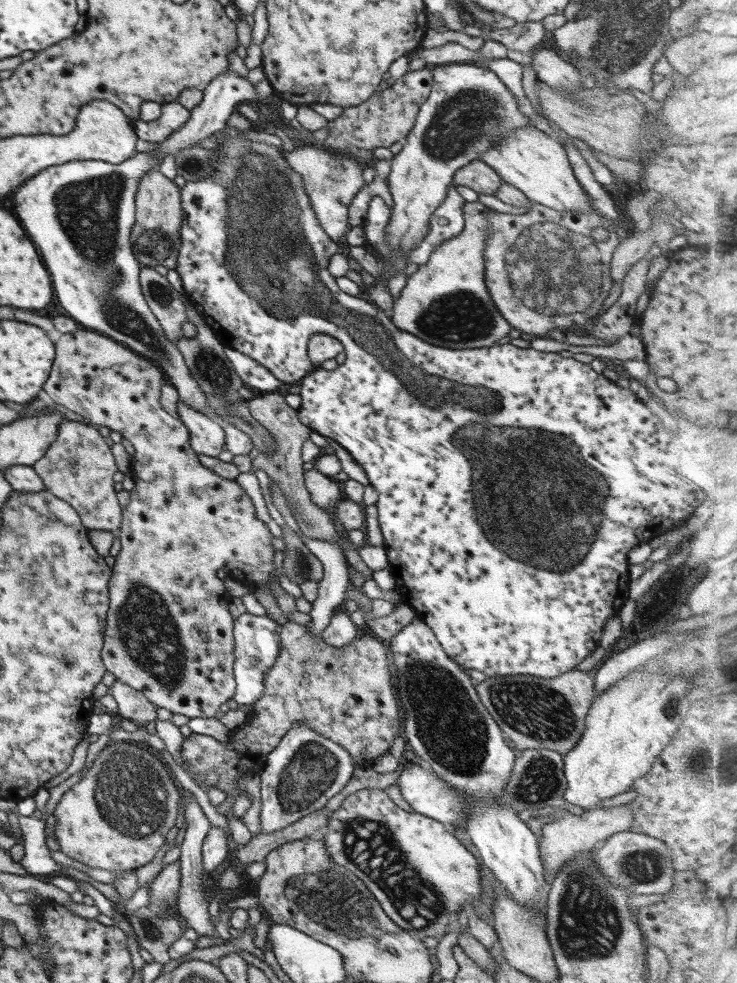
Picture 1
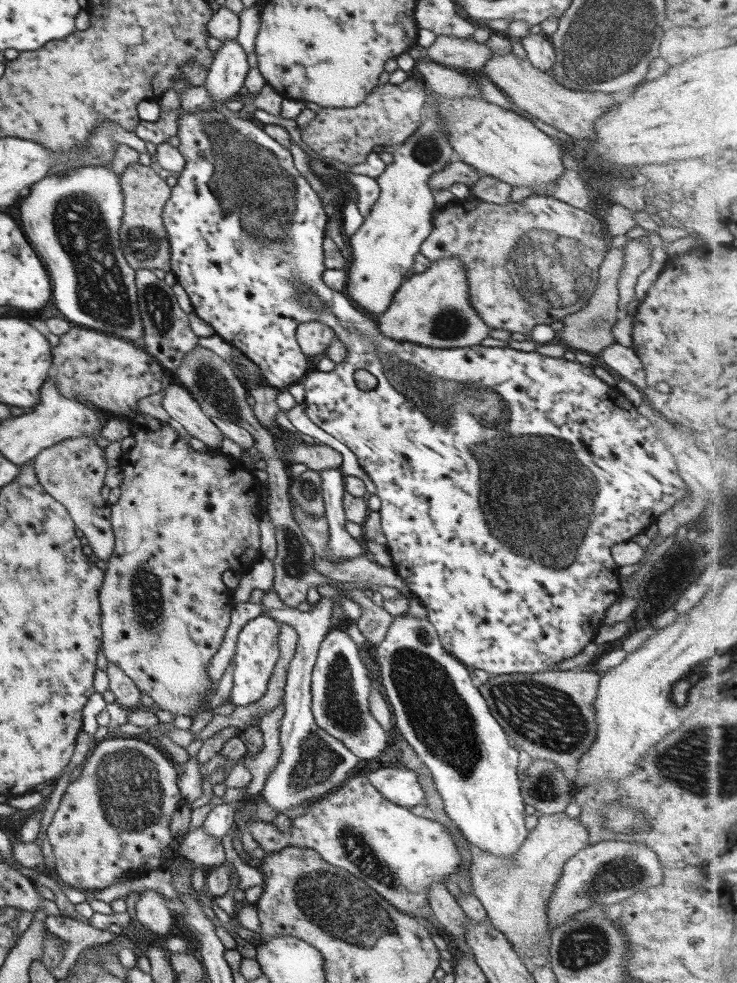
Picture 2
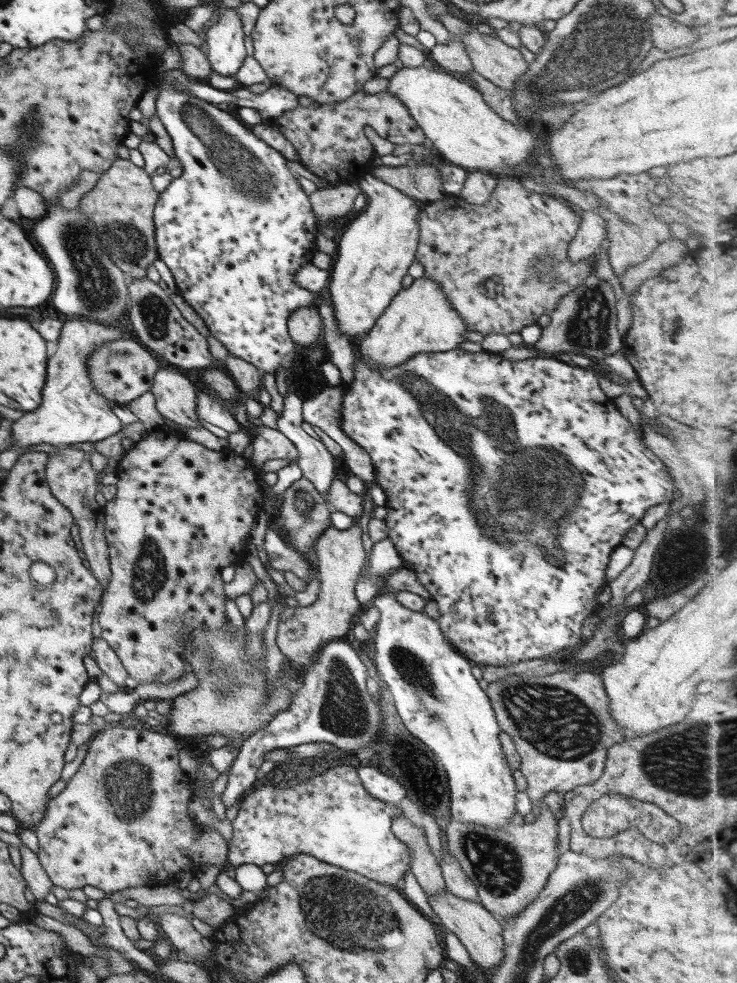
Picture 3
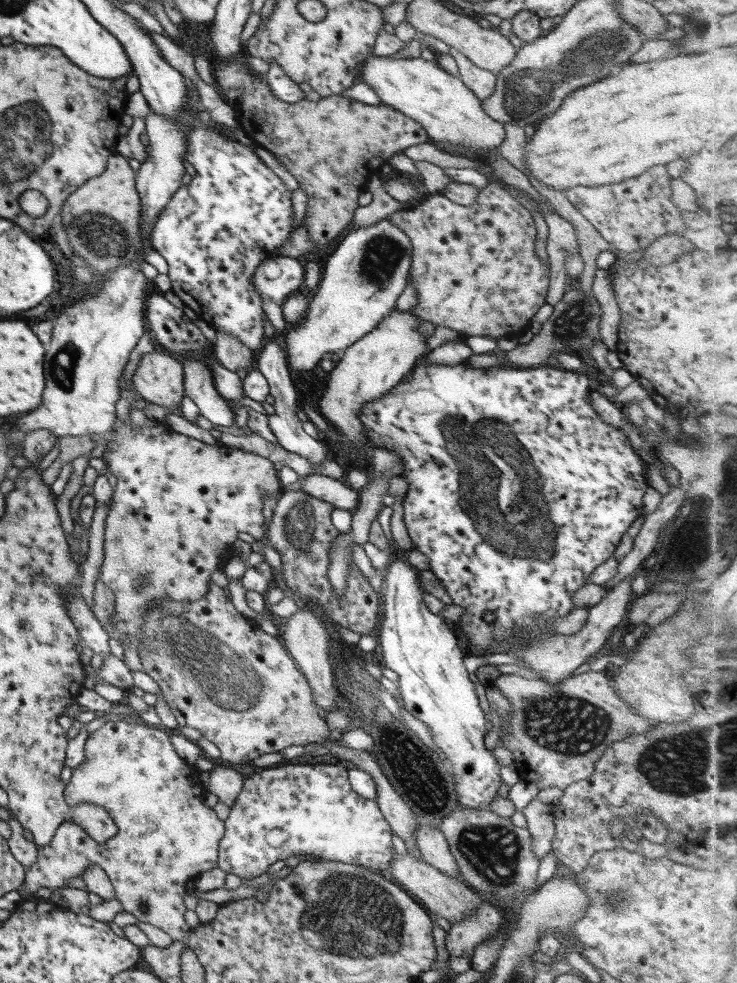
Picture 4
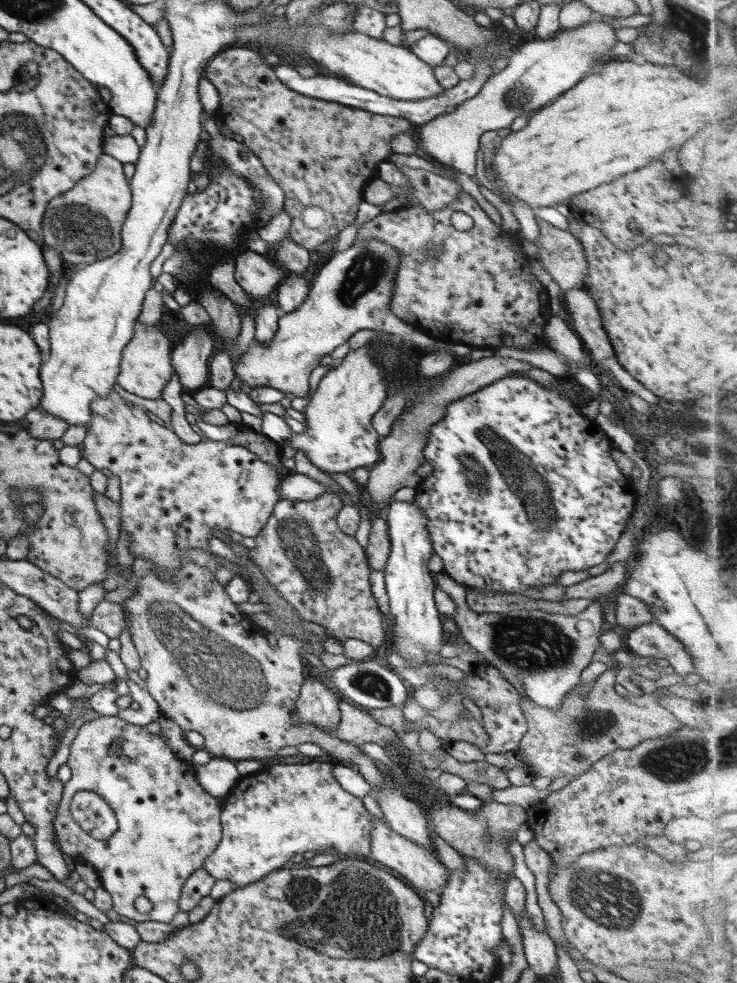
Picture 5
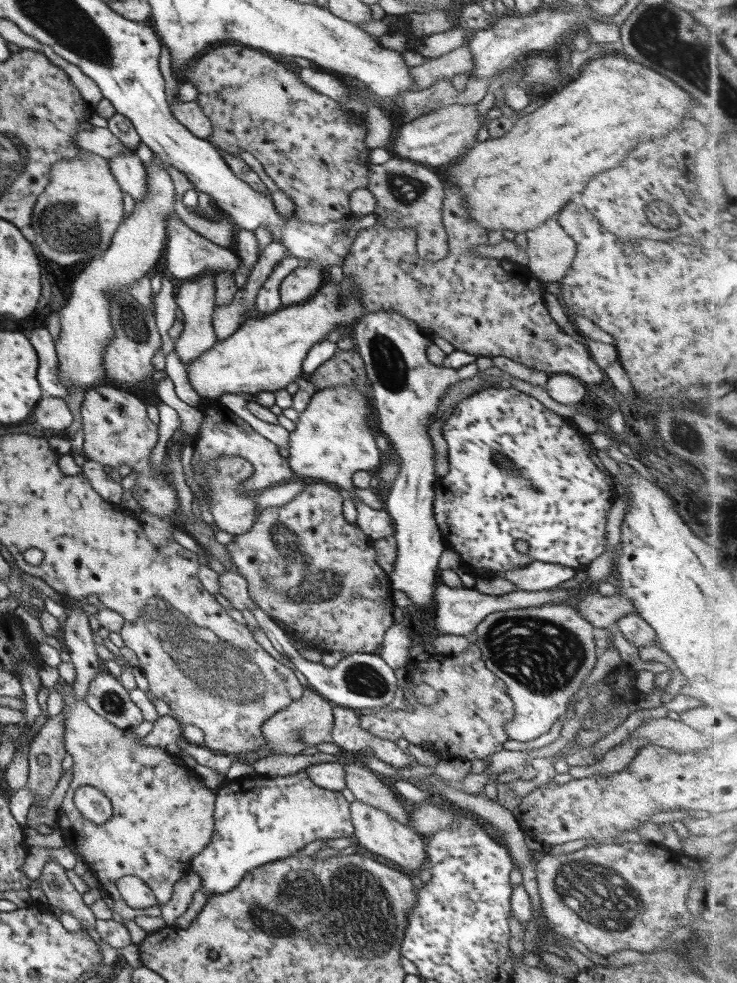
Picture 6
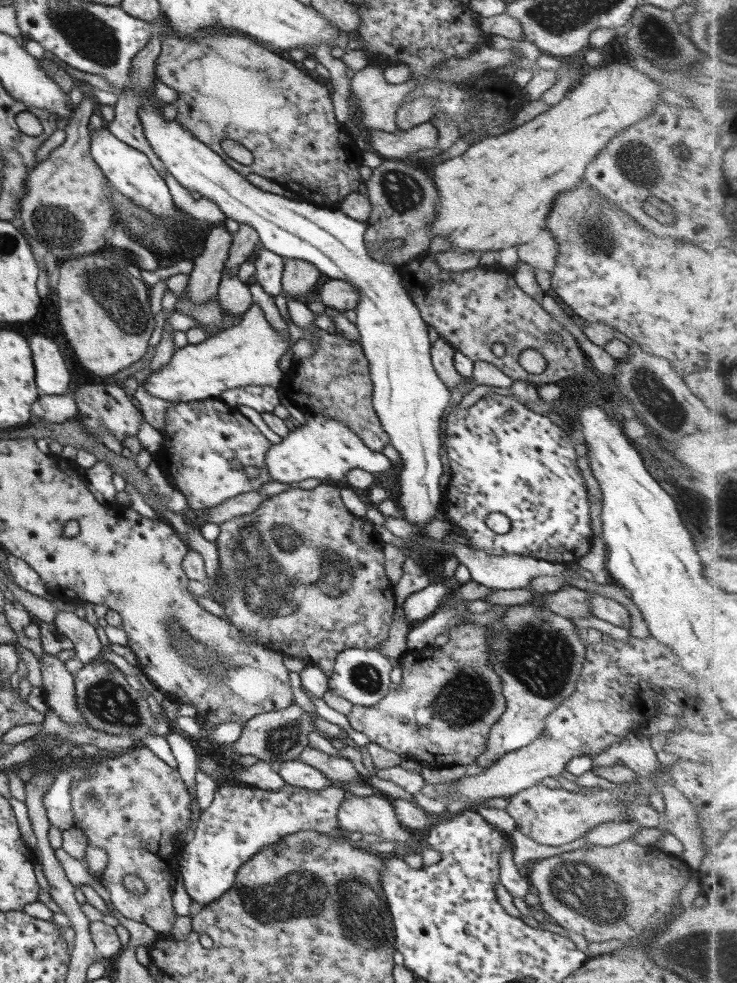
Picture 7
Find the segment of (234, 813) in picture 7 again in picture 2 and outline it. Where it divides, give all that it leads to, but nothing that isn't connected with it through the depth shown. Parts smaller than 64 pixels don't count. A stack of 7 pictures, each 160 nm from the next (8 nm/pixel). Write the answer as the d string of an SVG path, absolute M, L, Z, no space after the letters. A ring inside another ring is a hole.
M354 773L339 788L335 788L330 794L311 801L307 804L308 813L291 819L293 825L291 831L284 834L273 826L270 820L253 820L247 822L248 830L260 847L266 852L277 853L287 846L295 846L303 849L312 849L332 866L338 869L348 870L350 874L362 878L370 888L374 888L378 894L390 900L392 906L398 910L416 916L426 922L431 912L428 893L430 886L436 882L446 882L448 878L455 879L455 874L462 864L462 858L452 841L452 835L438 821L426 819L414 815L410 809L398 806L390 802L384 795L366 778L364 774Z

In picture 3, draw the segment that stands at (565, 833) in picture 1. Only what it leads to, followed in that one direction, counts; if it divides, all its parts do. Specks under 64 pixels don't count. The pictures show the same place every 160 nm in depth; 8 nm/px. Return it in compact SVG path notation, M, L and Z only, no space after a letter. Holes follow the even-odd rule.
M543 798L535 802L539 817L532 823L523 825L507 824L504 828L486 828L471 822L452 820L446 828L449 853L460 863L462 870L477 888L478 901L502 922L520 914L531 902L536 900L540 891L546 886L548 877L556 868L558 854L558 819L548 808Z

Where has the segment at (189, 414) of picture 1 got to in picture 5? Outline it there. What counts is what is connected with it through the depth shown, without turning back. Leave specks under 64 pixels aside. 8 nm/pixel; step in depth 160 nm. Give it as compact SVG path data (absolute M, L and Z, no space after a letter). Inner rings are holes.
M137 318L133 339L123 351L123 361L117 375L117 383L124 390L136 394L136 396L150 400L162 399L162 390L170 382L173 372L175 372L175 368L171 361L170 341L154 326L143 324Z

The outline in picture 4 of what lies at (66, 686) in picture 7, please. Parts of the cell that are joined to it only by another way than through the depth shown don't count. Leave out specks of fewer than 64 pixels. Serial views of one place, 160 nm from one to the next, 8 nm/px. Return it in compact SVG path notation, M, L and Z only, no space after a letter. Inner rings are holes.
M109 720L102 727L97 729L90 735L85 742L84 747L84 761L72 771L72 776L70 782L65 786L64 794L65 801L67 804L79 804L79 802L91 802L92 804L97 804L106 809L106 812L112 817L114 824L118 827L118 832L109 838L106 842L99 843L96 842L79 824L74 821L66 820L62 821L49 845L38 848L39 853L37 856L37 861L31 866L26 868L25 883L22 887L26 887L28 892L36 894L38 888L46 886L51 890L59 890L65 887L65 884L74 878L74 876L83 876L85 870L95 864L100 868L104 869L104 872L109 876L111 883L114 885L114 890L116 891L116 899L118 899L124 911L133 914L138 921L151 924L161 928L164 932L168 933L174 941L185 940L187 935L191 933L190 926L184 920L184 912L186 912L186 905L184 905L183 896L186 892L186 882L196 878L201 872L206 872L207 870L212 870L216 868L218 864L219 857L219 844L222 837L225 835L225 822L218 818L218 815L214 812L214 809L206 807L204 805L205 795L207 791L204 790L203 782L200 777L200 770L192 766L188 766L185 760L178 756L175 751L174 745L172 744L169 734L166 729L159 726L149 726L141 724L132 724L131 722L126 722L122 720L114 721ZM139 904L145 904L145 913L141 911L141 906Z

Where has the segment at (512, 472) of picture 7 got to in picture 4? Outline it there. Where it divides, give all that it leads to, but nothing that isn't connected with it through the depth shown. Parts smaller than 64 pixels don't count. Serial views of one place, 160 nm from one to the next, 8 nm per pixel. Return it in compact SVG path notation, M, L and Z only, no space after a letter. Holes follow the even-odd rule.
M426 361L418 364L416 368L408 374L404 380L400 381L389 393L383 394L381 399L376 399L370 402L367 402L367 405L364 405L361 408L361 411L357 414L357 418L360 418L363 426L363 434L365 438L369 439L369 444L372 447L379 447L384 449L390 449L390 452L396 452L400 458L402 458L404 463L404 472L403 475L406 483L408 483L408 490L406 490L406 496L404 496L404 524L406 525L406 530L408 531L408 536L412 541L412 545L415 550L424 554L424 556L430 559L430 571L432 571L437 577L438 580L442 583L442 586L447 590L448 596L452 599L452 605L458 605L462 608L465 608L462 618L453 625L453 628L458 635L457 631L470 640L470 644L476 648L476 650L482 650L485 654L490 654L491 652L499 651L499 648L504 648L510 646L512 643L516 644L519 638L523 638L524 627L538 627L547 625L548 620L552 618L560 618L566 616L568 612L574 610L574 602L572 597L576 590L580 590L582 586L589 583L589 578L591 572L594 571L598 566L601 566L606 560L609 560L613 555L614 551L617 548L617 545L620 542L622 536L627 532L632 523L641 516L641 511L643 508L642 499L648 491L650 484L646 481L646 473L648 472L648 464L642 461L640 455L630 445L627 435L622 432L622 429L612 427L608 423L604 423L604 420L594 411L592 405L590 405L590 378L585 374L577 373L576 371L569 371L566 369L559 369L552 367L550 365L542 365L536 367L530 367L529 369L522 369L520 367L488 367L485 368L471 368L468 365L465 365L464 362L458 363L455 365L443 365L436 363L427 363ZM492 420L494 420L494 436L496 436L496 444L498 444L498 456L496 456L496 450L494 450L494 436L486 436L486 430L492 432ZM486 610L491 610L494 612L496 619L493 623L487 623L483 620L483 614Z

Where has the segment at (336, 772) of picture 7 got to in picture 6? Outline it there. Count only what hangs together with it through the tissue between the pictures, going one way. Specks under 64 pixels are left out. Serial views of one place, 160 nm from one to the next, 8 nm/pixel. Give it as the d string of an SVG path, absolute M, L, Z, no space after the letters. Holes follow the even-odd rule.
M343 764L348 790L356 797L356 800L365 802L370 806L376 806L386 811L396 822L408 825L409 808L405 808L400 802L399 796L382 783L368 768L362 769L356 764Z

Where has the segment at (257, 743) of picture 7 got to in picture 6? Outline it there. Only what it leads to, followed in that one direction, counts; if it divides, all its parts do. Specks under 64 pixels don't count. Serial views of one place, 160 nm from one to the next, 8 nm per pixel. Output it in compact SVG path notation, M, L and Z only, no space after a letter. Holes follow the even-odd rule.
M312 688L304 690L304 694L289 704L285 709L277 711L262 725L262 732L266 739L262 748L267 748L274 755L301 754L308 746L316 747L322 742L333 742L334 704L322 695L316 694Z

